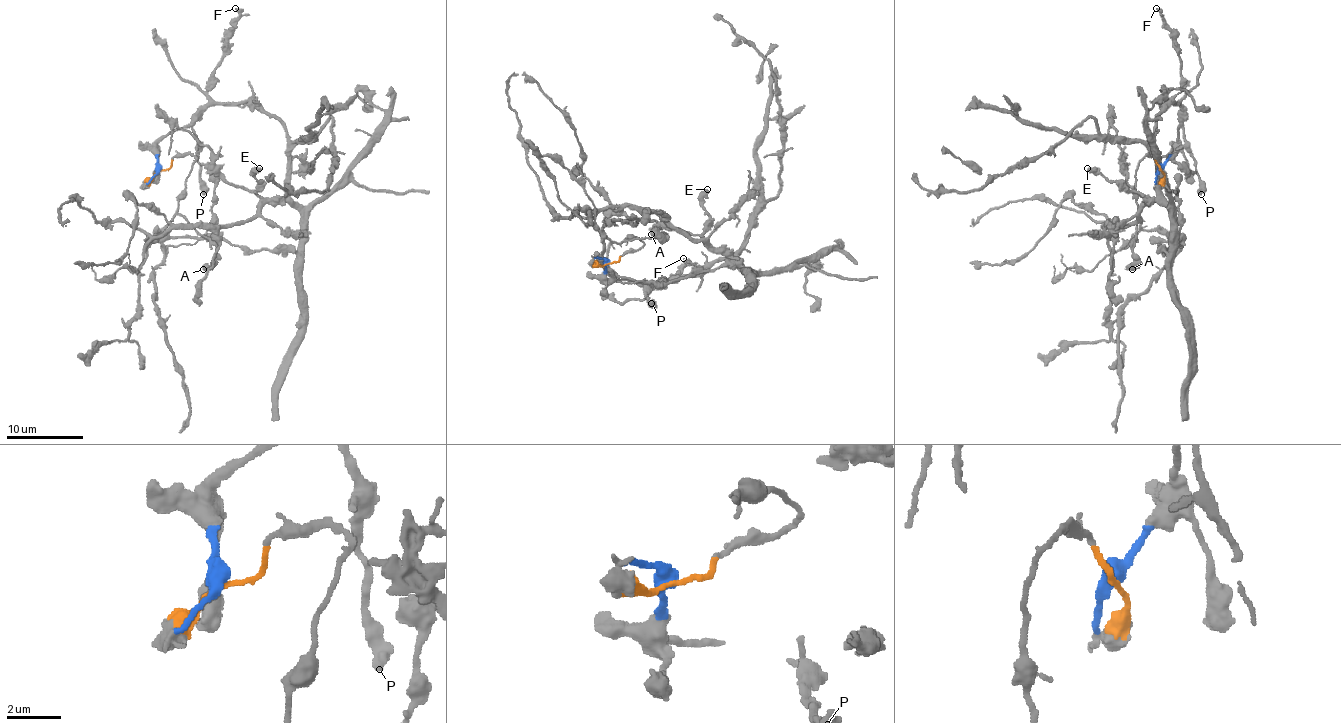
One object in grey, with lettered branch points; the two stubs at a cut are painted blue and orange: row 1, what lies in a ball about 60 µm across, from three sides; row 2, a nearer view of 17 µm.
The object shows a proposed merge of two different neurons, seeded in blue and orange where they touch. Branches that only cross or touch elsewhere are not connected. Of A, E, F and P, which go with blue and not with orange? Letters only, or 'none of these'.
E, F, P

